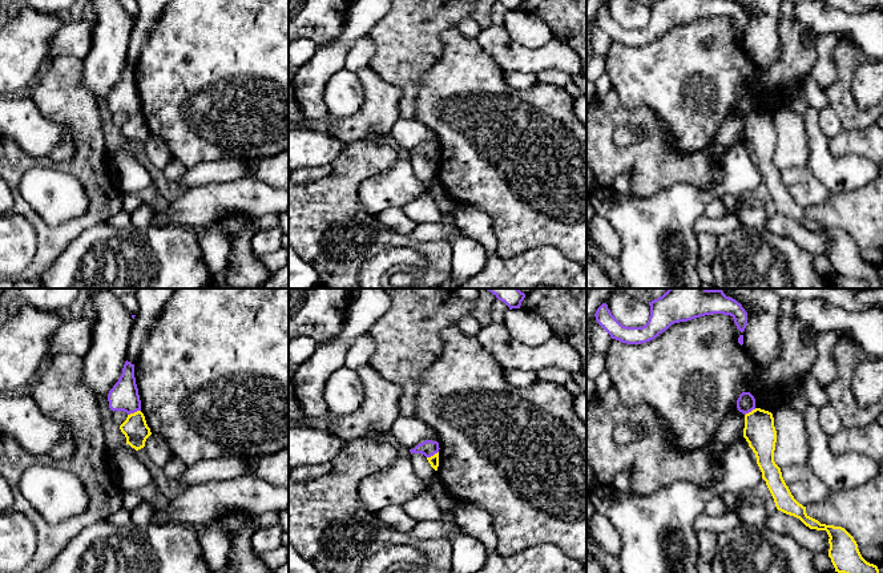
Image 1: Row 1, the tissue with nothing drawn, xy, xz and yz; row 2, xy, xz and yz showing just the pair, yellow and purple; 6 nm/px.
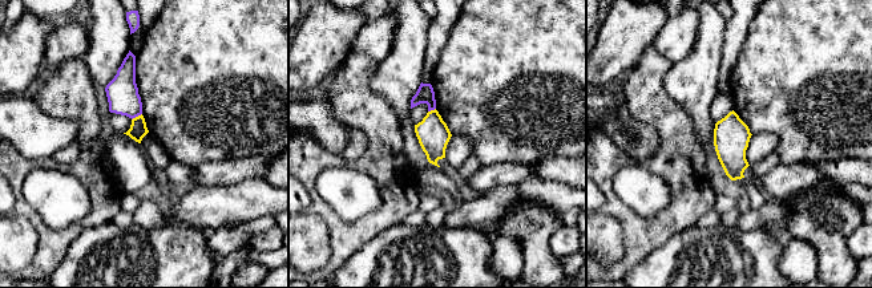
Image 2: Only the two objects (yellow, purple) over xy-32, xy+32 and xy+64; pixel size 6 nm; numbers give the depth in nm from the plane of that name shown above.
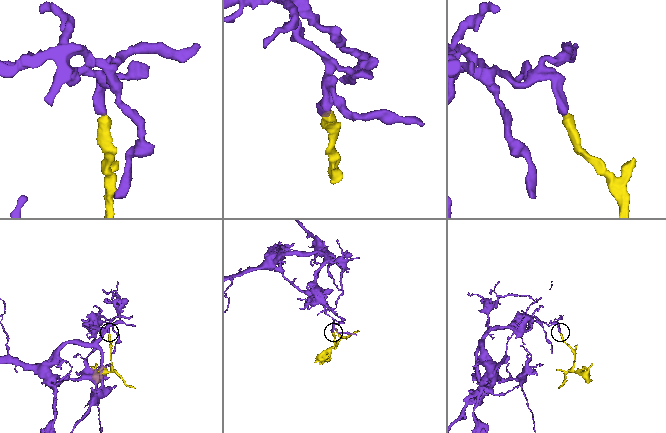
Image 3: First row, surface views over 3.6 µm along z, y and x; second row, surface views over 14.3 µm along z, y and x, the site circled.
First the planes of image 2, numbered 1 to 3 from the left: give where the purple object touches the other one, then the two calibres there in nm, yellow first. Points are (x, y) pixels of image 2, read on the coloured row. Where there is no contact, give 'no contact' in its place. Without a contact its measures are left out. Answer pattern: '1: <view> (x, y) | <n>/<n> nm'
1: xy-32 (136, 117) | 100/190 nm
2: xy+32 (431, 110) | 190/110 nm
3: no contact

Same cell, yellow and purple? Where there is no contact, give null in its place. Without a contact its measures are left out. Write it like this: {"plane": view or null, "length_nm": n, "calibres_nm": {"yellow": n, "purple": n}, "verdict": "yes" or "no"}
{"plane": "xy", "length_nm": 90, "calibres_nm": {"yellow": 150, "purple": 180}, "verdict": "no"}

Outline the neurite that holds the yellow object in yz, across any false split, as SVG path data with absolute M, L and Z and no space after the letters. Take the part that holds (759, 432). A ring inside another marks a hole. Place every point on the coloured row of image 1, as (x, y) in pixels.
M755 408L745 415L743 437L757 457L762 479L774 499L778 511L799 518L806 526L826 530L828 534L828 557L838 573L879 573L876 565L867 562L854 537L842 526L820 524L806 513L786 485L781 468L774 461L777 431L773 413Z

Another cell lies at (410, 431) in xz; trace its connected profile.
M399 415L392 424L391 433L408 449L414 449L426 440L438 441L436 431L416 416Z

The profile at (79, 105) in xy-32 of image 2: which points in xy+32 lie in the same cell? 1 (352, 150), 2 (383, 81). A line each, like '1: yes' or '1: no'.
1: no
2: no

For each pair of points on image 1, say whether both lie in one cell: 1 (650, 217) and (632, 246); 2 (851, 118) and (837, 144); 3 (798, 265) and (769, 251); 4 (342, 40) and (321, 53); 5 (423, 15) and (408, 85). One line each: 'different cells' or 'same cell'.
1: same cell
2: different cells
3: same cell
4: same cell
5: same cell

